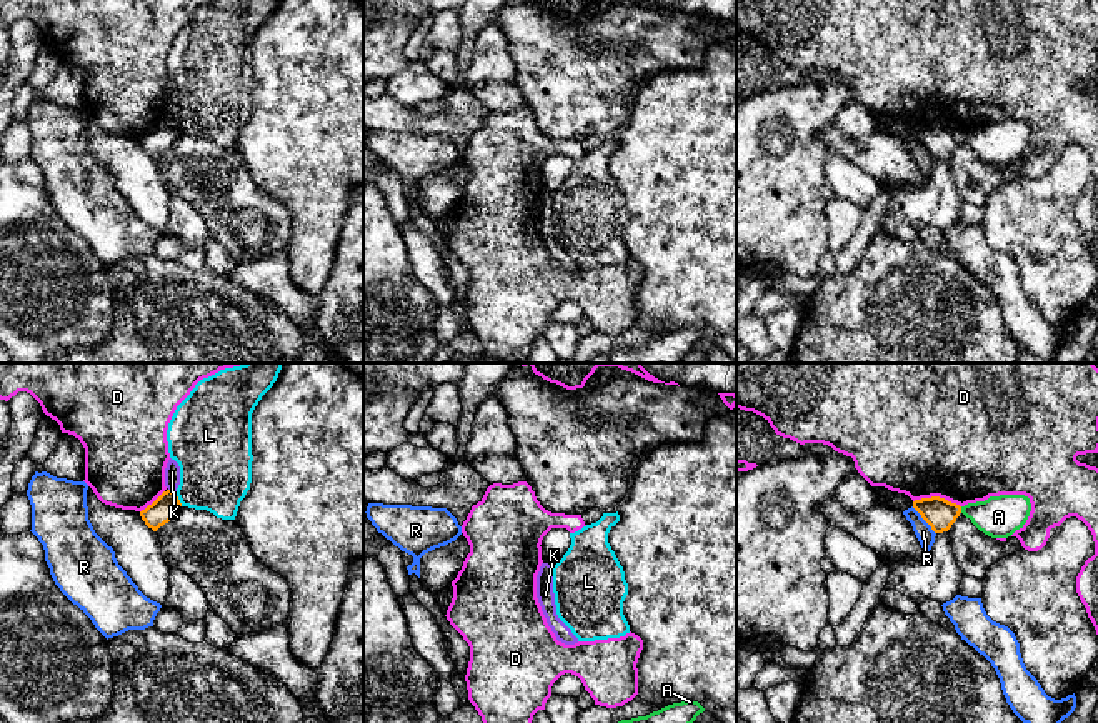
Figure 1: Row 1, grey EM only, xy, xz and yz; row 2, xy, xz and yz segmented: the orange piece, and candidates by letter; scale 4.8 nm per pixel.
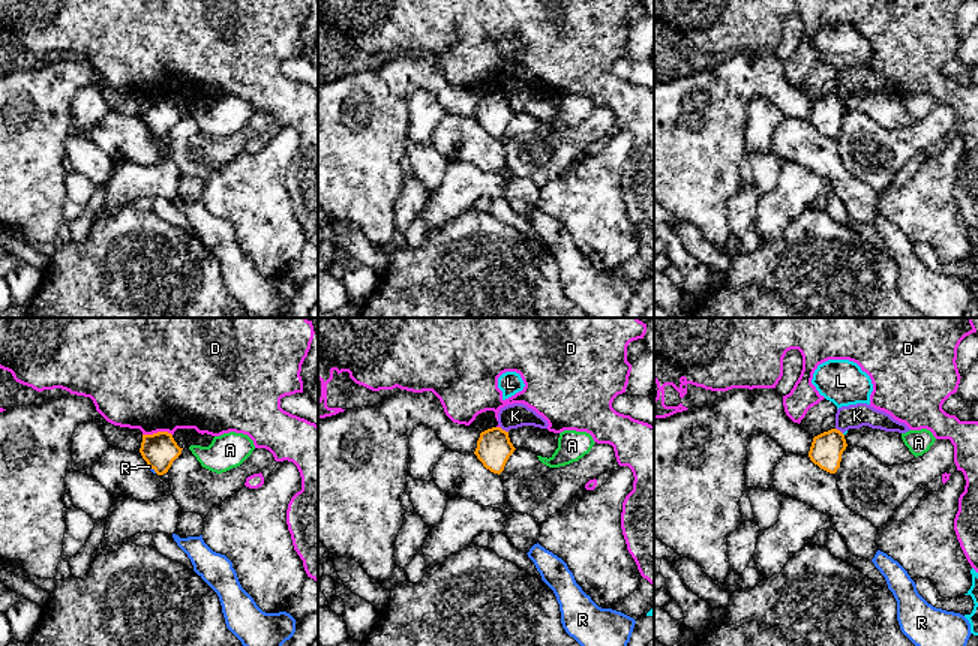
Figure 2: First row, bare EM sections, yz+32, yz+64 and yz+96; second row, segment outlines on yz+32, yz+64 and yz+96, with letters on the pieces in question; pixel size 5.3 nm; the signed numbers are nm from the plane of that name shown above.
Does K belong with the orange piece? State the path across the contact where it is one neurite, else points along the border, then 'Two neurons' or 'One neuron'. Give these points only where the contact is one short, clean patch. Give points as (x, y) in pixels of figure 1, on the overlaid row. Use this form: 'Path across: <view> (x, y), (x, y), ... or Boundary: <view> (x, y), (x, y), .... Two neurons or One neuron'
Boundary: xy (169, 488), (174, 492). Two neurons

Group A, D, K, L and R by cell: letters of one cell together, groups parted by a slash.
A / D / K / L / R

